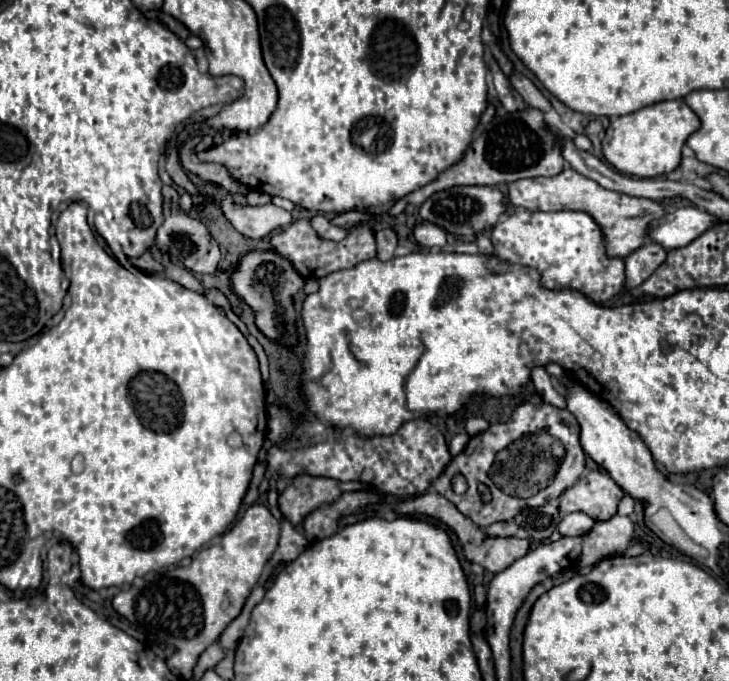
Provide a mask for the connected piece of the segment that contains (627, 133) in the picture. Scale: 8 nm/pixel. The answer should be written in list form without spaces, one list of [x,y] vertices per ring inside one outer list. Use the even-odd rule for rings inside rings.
[[[683,98],[657,102],[613,120],[603,138],[603,154],[609,164],[613,164],[623,174],[655,178],[659,174],[669,174],[679,166],[681,148],[689,134],[693,134],[697,128],[699,118]]]

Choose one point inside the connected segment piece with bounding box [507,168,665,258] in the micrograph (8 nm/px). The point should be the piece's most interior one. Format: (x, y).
(623, 219)

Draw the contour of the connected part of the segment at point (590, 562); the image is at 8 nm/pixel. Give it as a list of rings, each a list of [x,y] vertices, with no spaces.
[[[613,516],[605,522],[595,522],[593,530],[583,536],[579,566],[595,566],[603,558],[621,556],[633,538],[631,516]]]

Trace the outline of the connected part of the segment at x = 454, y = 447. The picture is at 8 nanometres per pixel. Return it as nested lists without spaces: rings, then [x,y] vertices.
[[[465,432],[456,434],[449,443],[449,452],[455,457],[463,451],[465,444],[467,444],[469,436]]]

